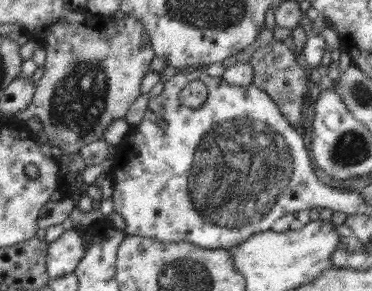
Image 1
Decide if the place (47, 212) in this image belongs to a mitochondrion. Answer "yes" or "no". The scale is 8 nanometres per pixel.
no

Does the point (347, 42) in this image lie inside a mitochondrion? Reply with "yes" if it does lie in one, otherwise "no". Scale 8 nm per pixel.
no

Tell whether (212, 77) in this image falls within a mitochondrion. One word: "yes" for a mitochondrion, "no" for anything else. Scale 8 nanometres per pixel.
no

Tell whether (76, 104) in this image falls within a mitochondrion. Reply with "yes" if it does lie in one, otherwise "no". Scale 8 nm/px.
yes

